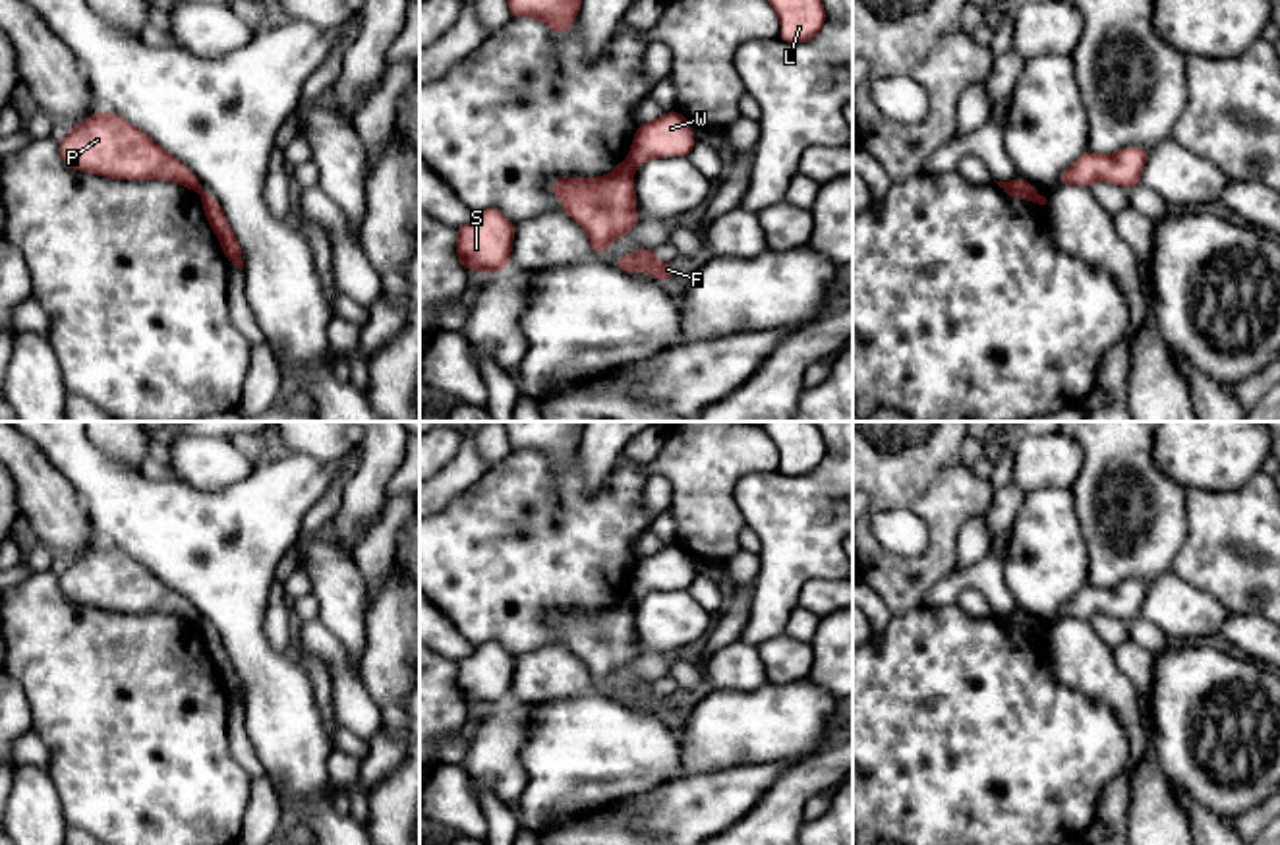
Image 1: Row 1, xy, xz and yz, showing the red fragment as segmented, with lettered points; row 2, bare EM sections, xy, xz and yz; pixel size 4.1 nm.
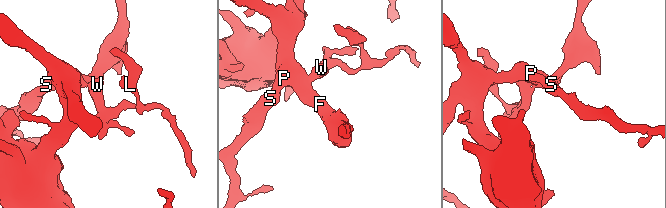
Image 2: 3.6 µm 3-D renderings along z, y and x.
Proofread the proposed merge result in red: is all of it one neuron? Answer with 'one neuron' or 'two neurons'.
two neurons

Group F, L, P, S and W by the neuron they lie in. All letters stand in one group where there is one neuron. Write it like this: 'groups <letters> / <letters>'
groups F P S / L W

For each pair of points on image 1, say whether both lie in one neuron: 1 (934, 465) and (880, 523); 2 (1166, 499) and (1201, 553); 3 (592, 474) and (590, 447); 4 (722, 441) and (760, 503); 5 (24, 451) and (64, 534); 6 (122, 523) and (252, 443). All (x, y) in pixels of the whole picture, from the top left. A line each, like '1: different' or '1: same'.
1: different
2: different
3: same
4: different
5: same
6: different

